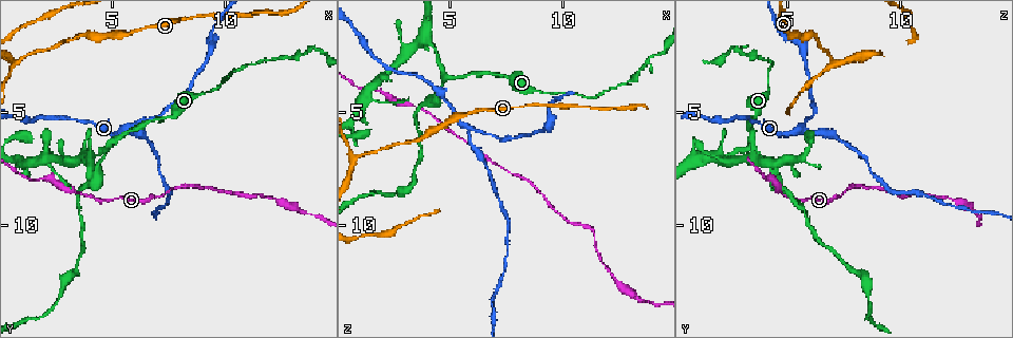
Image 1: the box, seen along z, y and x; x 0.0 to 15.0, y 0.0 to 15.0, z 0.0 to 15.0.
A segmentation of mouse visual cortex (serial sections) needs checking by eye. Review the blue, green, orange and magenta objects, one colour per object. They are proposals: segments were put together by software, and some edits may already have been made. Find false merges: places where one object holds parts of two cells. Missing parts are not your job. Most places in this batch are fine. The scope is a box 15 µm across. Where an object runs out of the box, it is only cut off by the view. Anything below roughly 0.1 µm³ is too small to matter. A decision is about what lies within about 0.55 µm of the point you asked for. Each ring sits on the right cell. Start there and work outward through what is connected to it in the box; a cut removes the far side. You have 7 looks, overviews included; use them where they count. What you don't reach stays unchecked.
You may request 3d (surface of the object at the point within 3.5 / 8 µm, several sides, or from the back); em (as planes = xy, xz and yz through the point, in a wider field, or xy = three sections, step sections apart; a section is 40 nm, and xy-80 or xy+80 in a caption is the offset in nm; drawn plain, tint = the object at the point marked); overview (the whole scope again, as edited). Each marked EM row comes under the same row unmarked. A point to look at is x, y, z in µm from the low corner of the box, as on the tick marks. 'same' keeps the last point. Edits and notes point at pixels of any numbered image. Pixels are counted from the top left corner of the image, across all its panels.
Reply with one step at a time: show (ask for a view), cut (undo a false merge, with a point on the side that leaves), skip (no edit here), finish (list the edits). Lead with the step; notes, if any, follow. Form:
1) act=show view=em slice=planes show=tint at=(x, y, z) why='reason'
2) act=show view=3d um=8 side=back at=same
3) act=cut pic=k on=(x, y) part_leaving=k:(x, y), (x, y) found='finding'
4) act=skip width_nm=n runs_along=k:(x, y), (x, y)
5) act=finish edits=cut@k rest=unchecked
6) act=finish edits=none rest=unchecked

act=show view=3d um=3.5 at=(5.8, 5.8, 5.6) why='three arms meet'

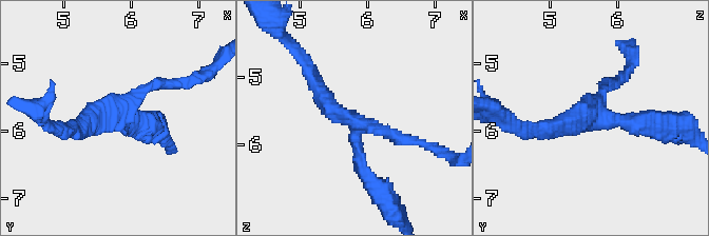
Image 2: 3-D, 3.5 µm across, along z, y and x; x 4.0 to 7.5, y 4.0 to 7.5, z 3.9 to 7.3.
act=show view=em slice=planes show=tint at=(5.80, 5.80, 5.65)

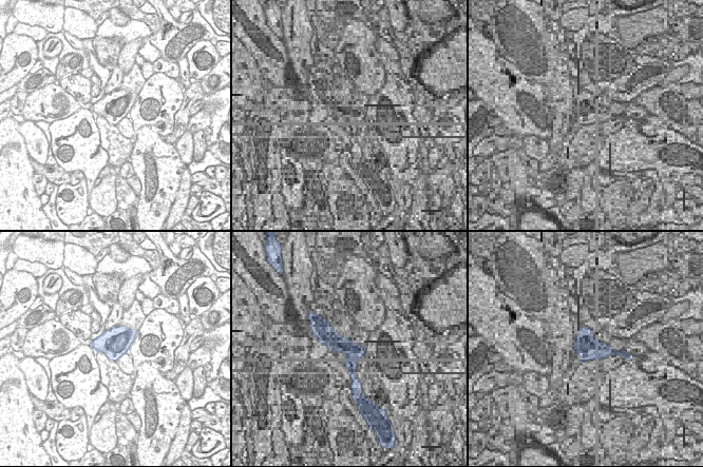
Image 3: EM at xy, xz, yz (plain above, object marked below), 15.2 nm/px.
act=skip runs_along=2:(545, 130), (578, 116), (659, 123) found='one cell here'

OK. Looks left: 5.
act=show view=3d um=3.5 at=(4.8, 6.5, 3.5) why='branch point'

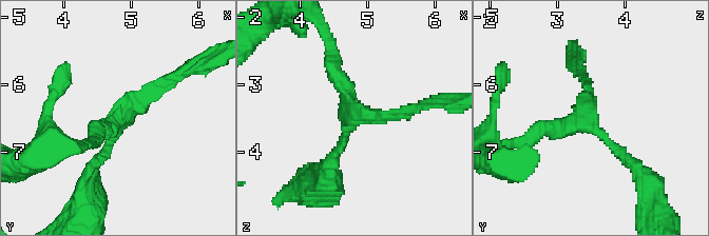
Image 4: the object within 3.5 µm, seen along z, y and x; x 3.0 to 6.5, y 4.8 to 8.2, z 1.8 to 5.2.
act=show view=em slice=xy step=3 show=tint at=(4.80, 6.50, 3.45) arms=3 arm_widths_nm=150,150,250

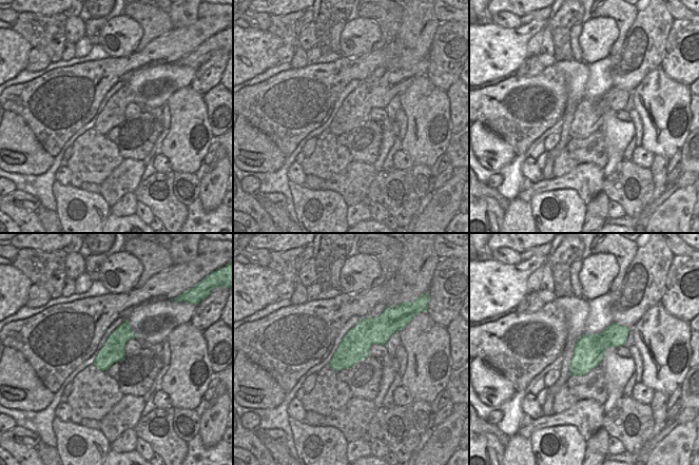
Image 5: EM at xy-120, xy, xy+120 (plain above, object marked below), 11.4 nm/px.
act=cut pic=4 on=(337, 64) width_nm=340 part_leaving=4:(346, 99), (323, 28) found='two cells meet here'

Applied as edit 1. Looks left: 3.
act=show view=3d um=8 at=(10.1, 3.5, 4.1) why='a narrow waist'

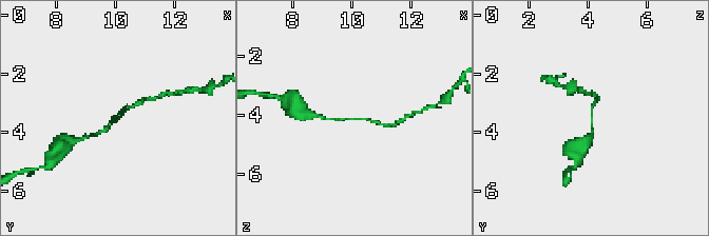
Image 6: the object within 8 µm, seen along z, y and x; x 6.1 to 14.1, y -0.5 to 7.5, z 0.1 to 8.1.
act=show view=3d um=3.5 at=(10.1, 3.5, 4.2) why='closer look'

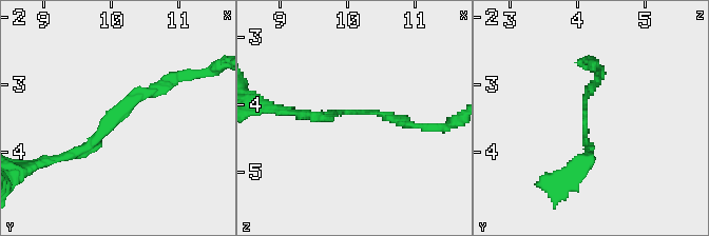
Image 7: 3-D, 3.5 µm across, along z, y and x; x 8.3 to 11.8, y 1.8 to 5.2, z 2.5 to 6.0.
act=skip runs_along=7:(59, 158), (170, 80) found='all the same cell'

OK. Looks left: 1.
act=finish edits=cut@4 rest=unchecked

